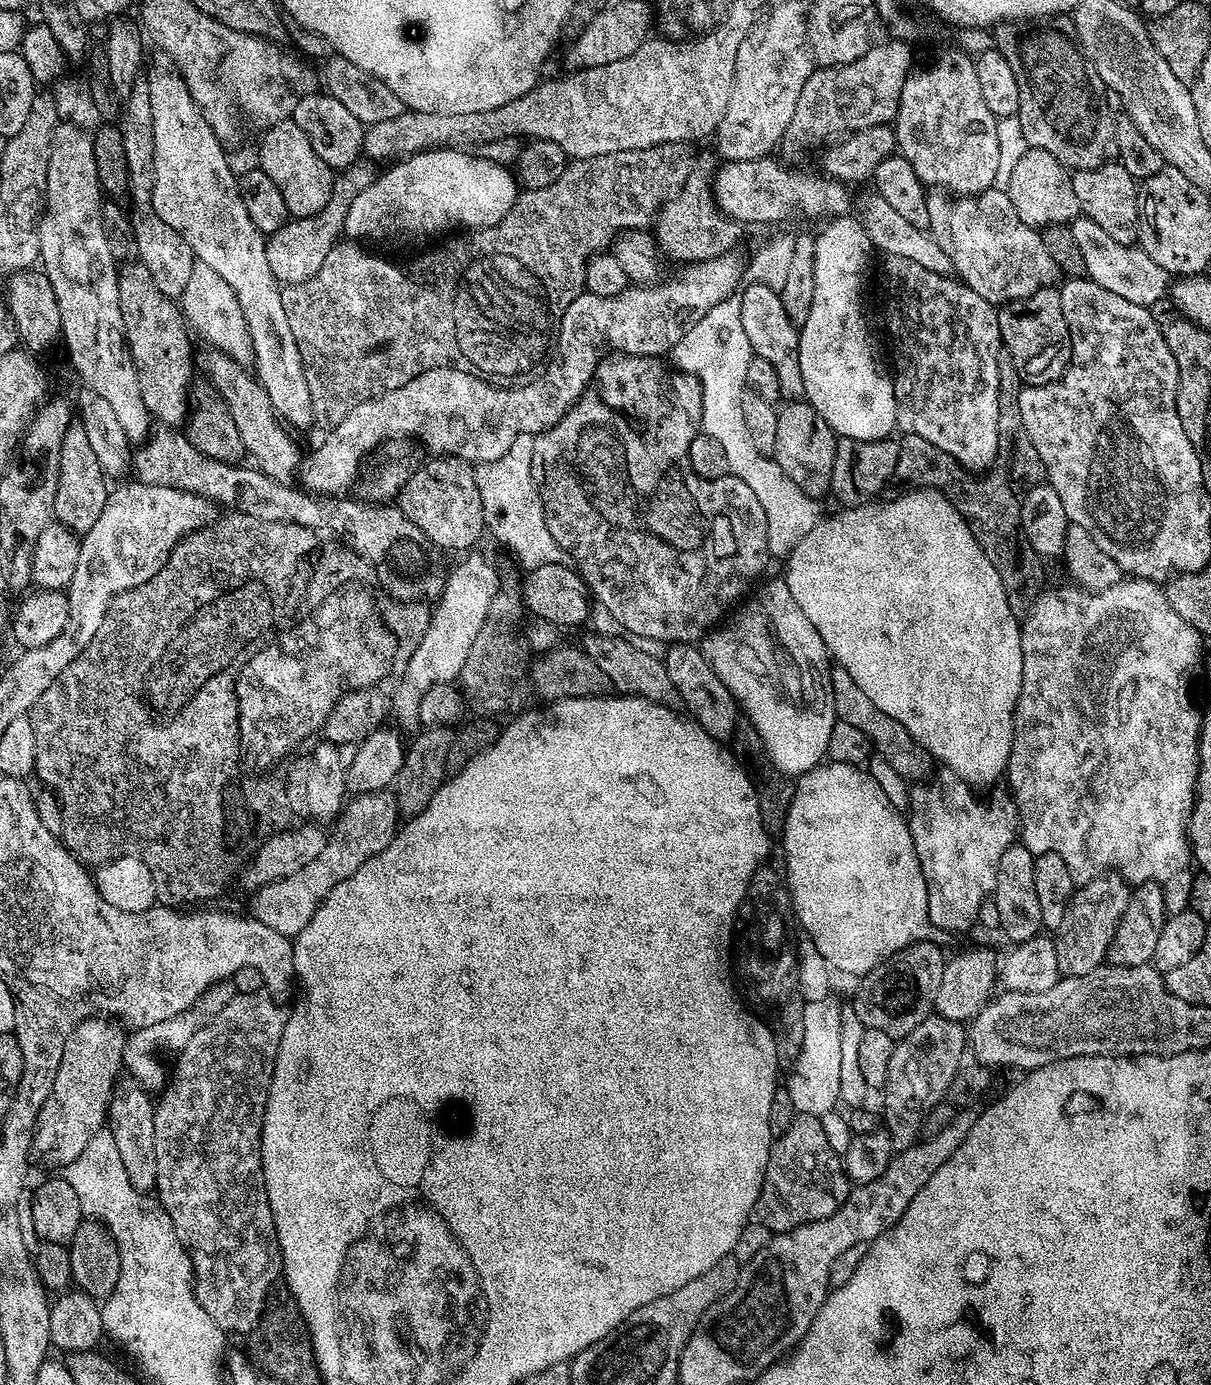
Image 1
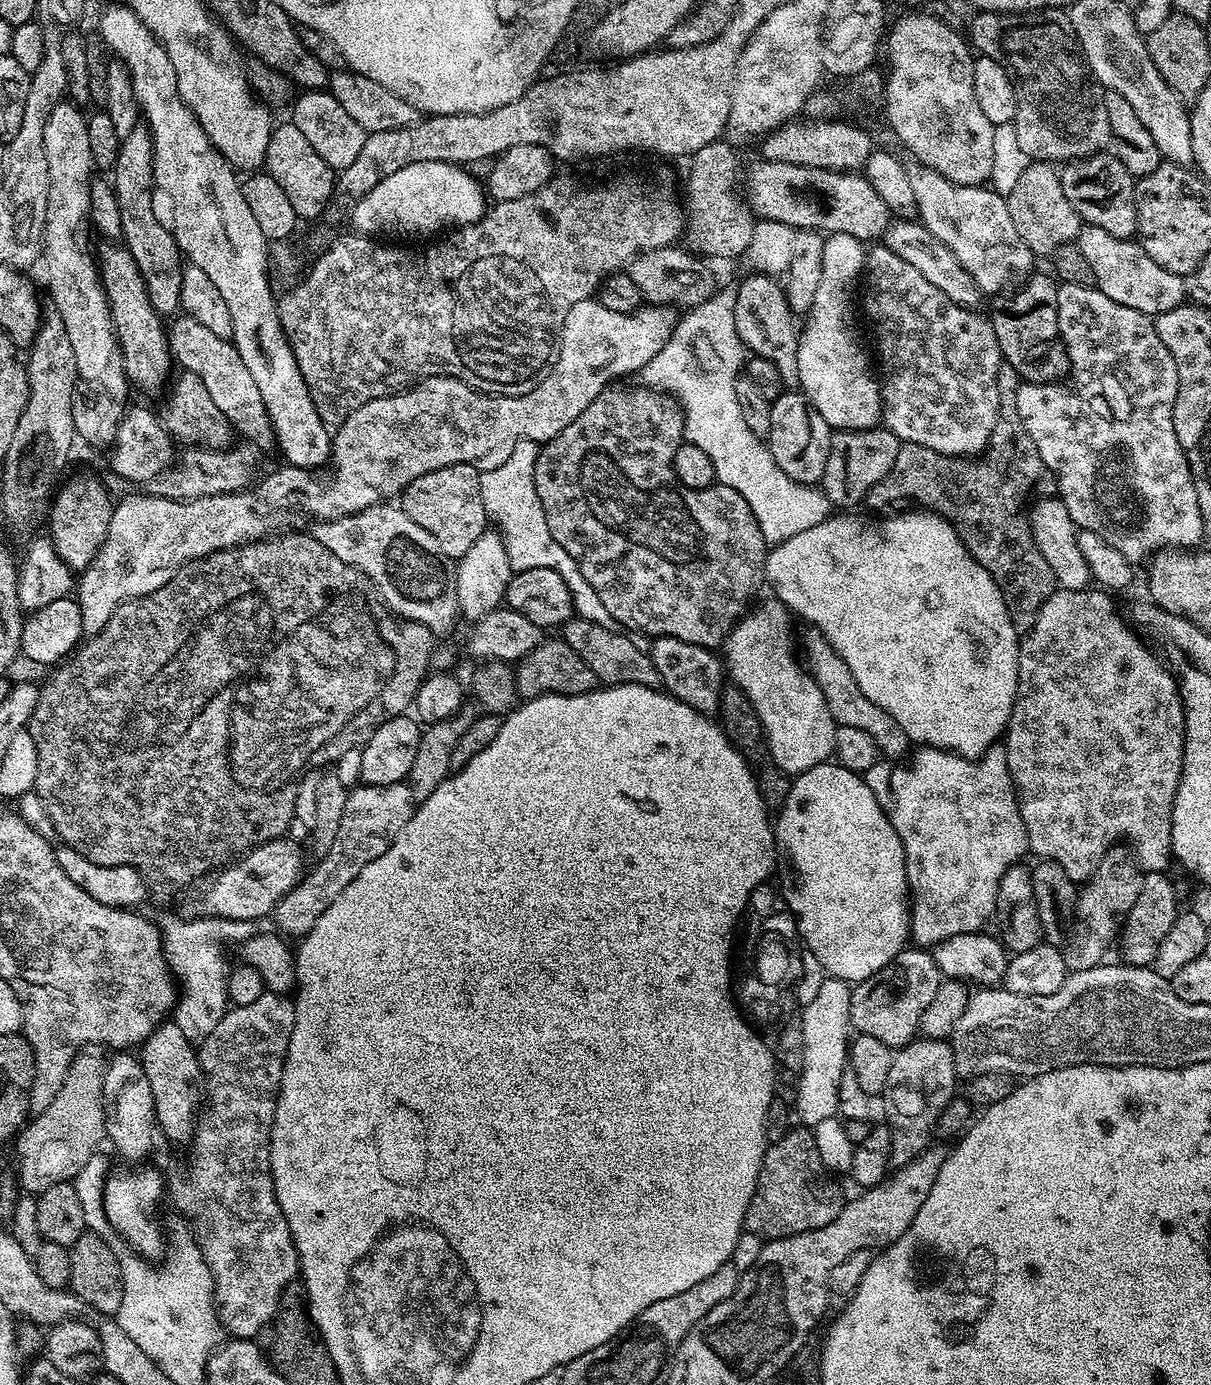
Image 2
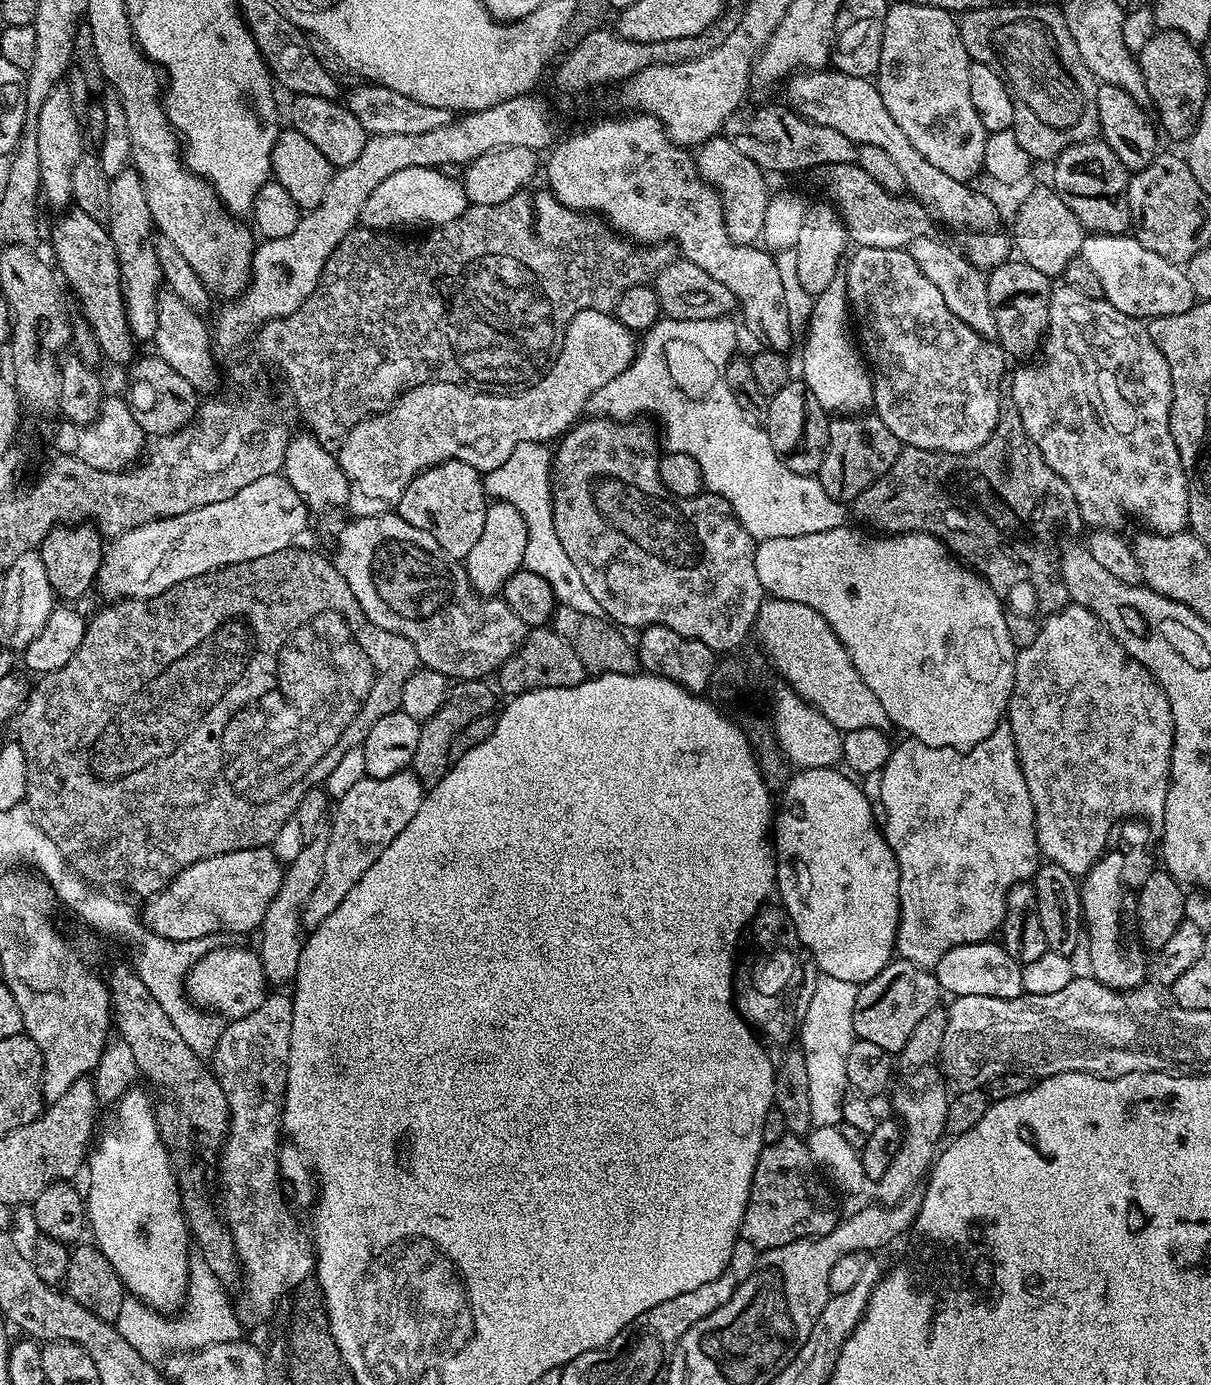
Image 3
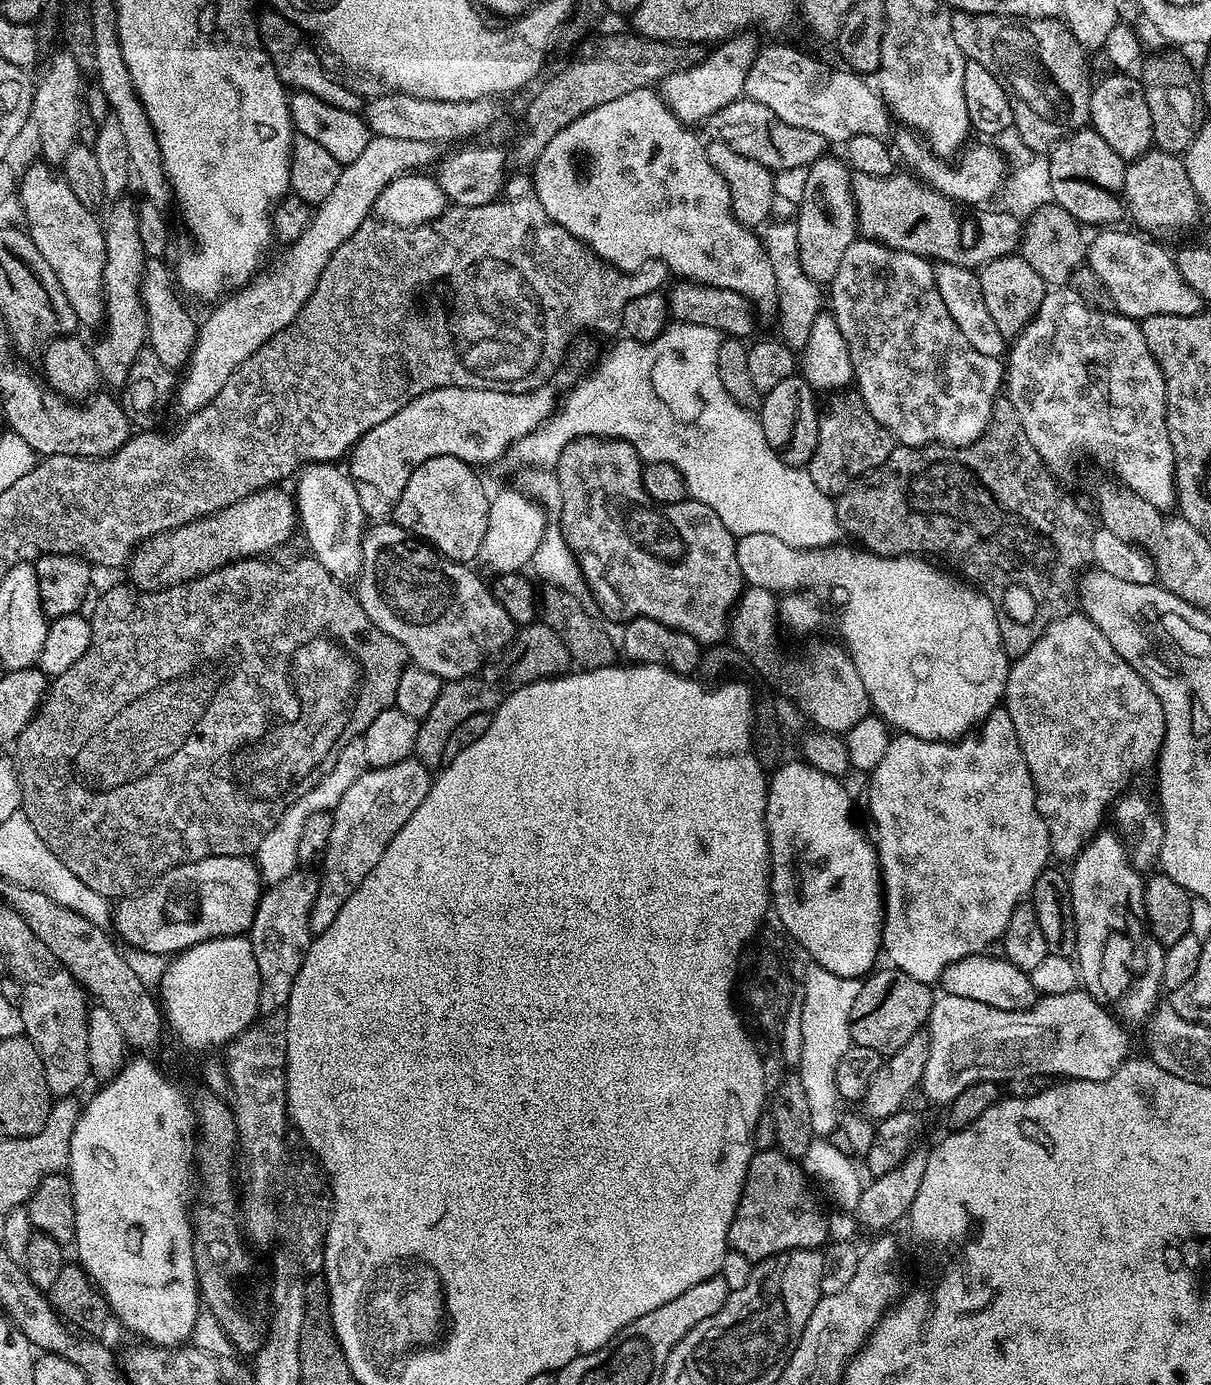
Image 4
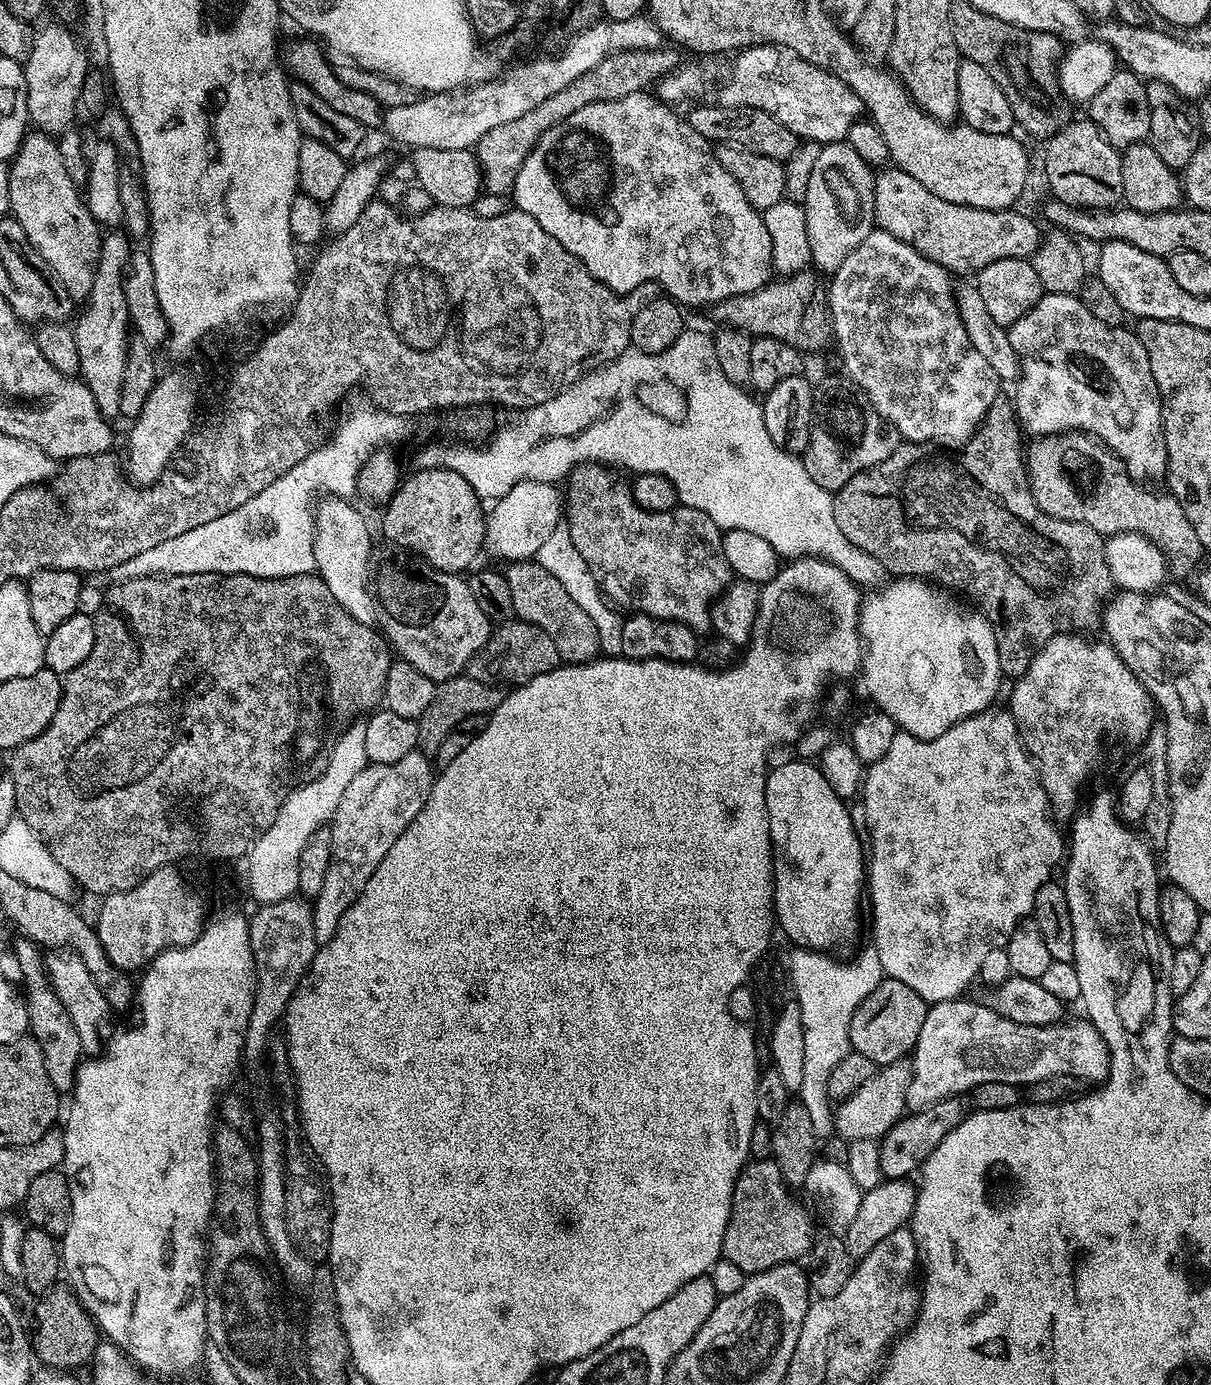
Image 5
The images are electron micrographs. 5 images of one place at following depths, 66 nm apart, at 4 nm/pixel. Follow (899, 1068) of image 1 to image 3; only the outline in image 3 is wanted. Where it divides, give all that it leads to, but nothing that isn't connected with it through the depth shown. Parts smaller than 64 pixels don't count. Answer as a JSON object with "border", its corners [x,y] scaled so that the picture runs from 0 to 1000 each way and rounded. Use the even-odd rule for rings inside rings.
{"border":[[[770,770],[754,772],[749,777],[751,778],[743,786],[736,786],[737,800],[740,802],[739,808],[745,812],[745,819],[742,833],[738,833],[738,839],[732,842],[732,848],[728,848],[723,856],[723,866],[731,871],[740,869],[754,860],[756,854],[761,854],[760,851],[767,847],[781,820],[780,811],[784,794],[784,783],[778,781],[777,775]]]}

